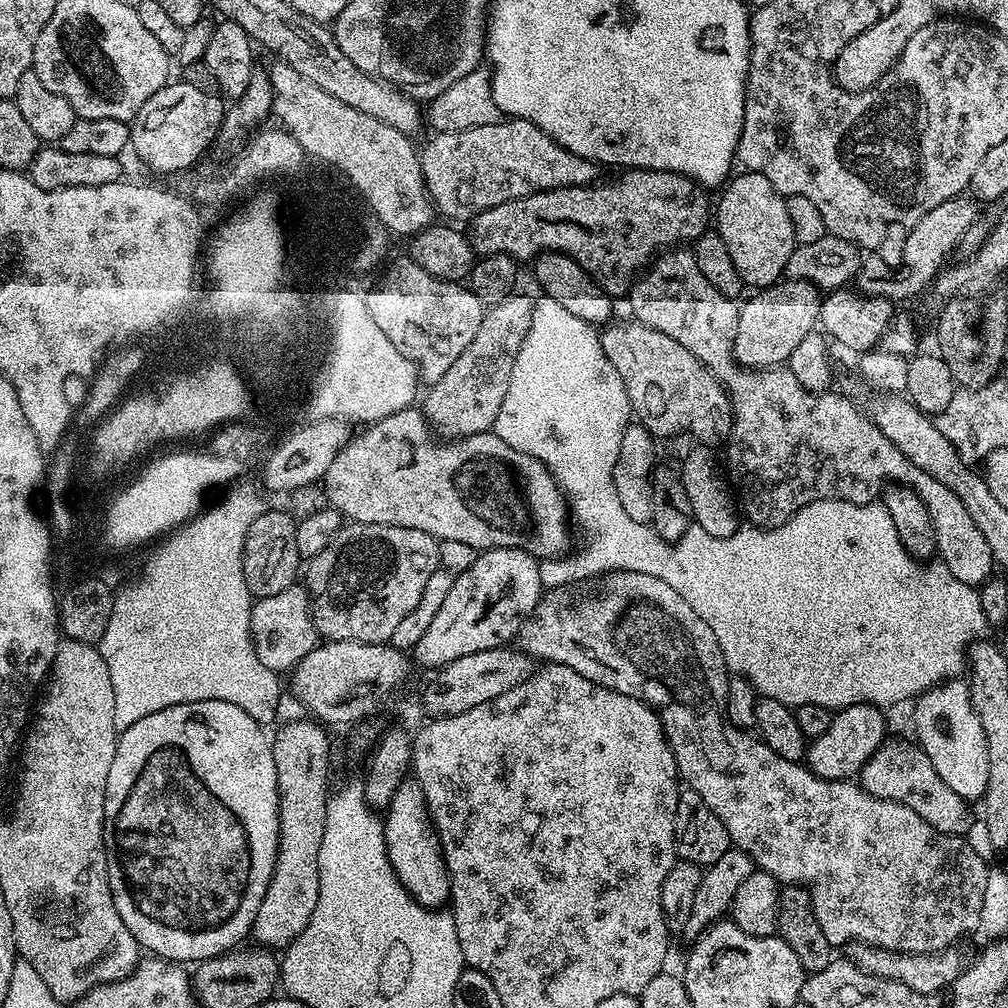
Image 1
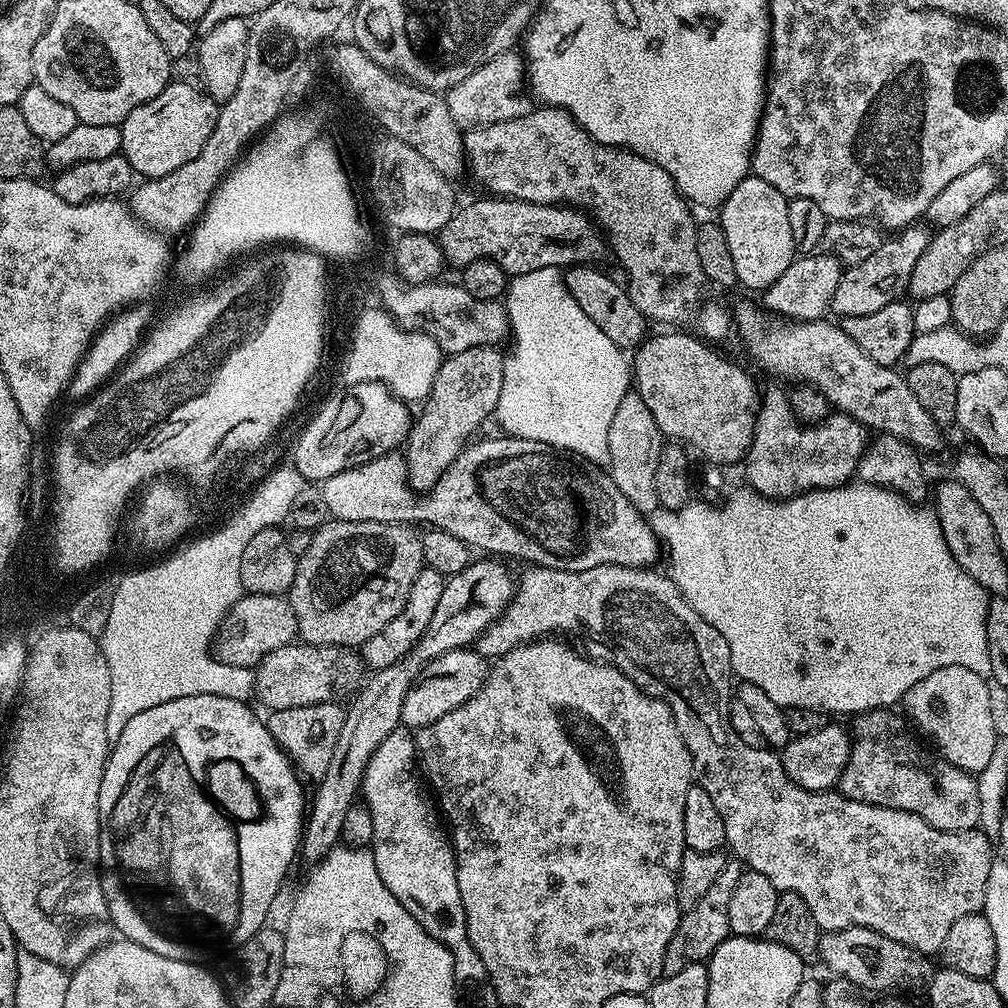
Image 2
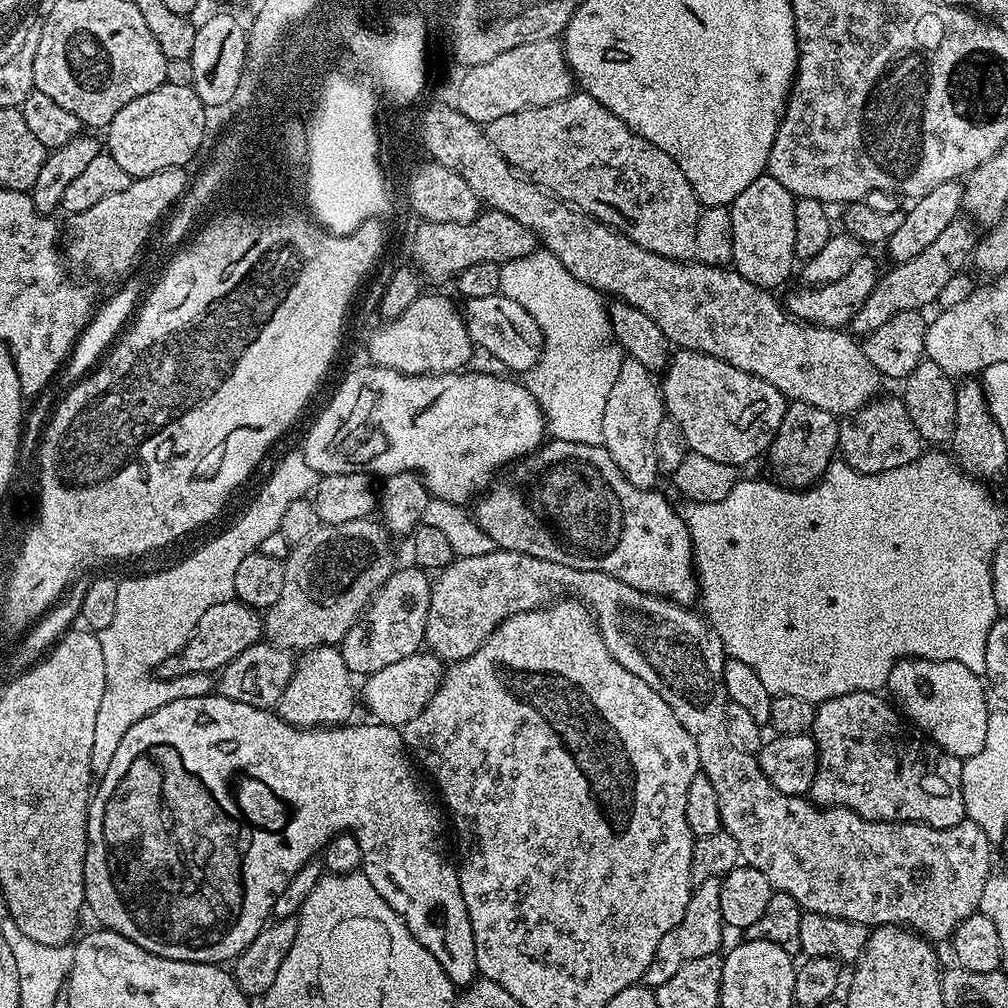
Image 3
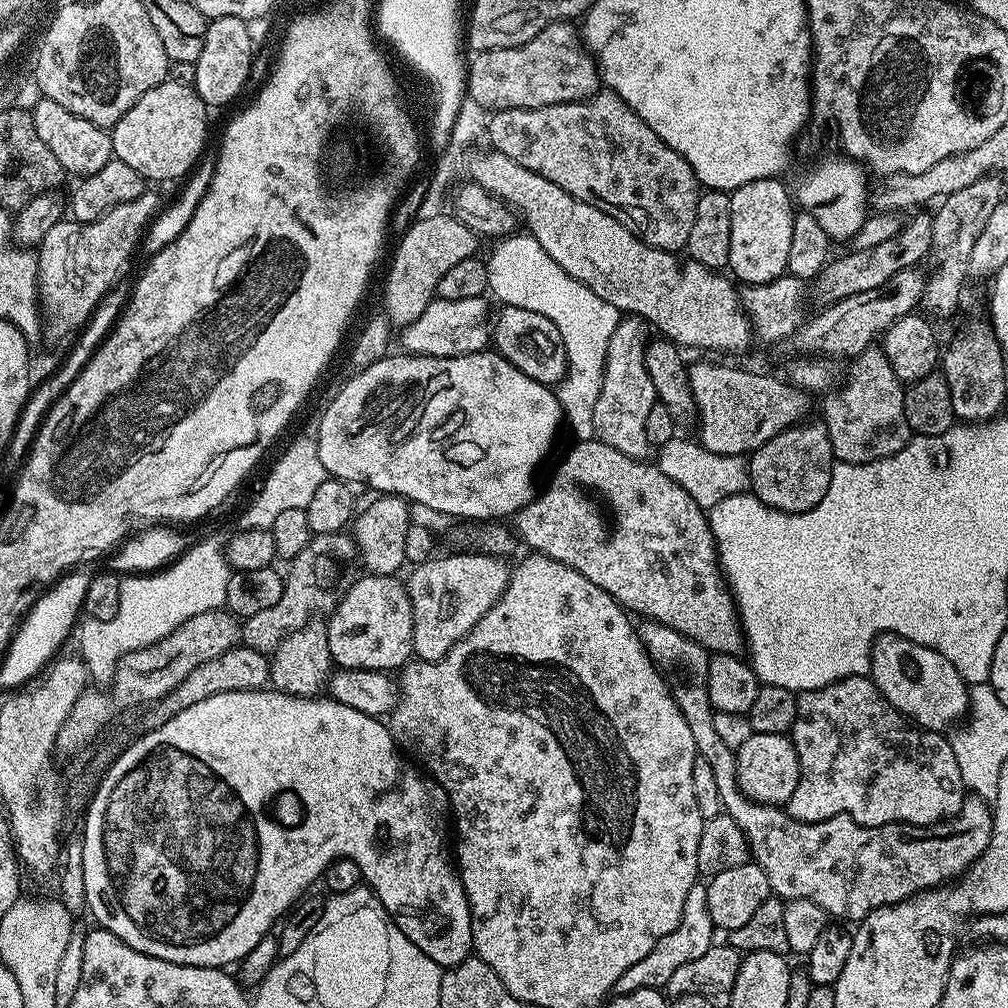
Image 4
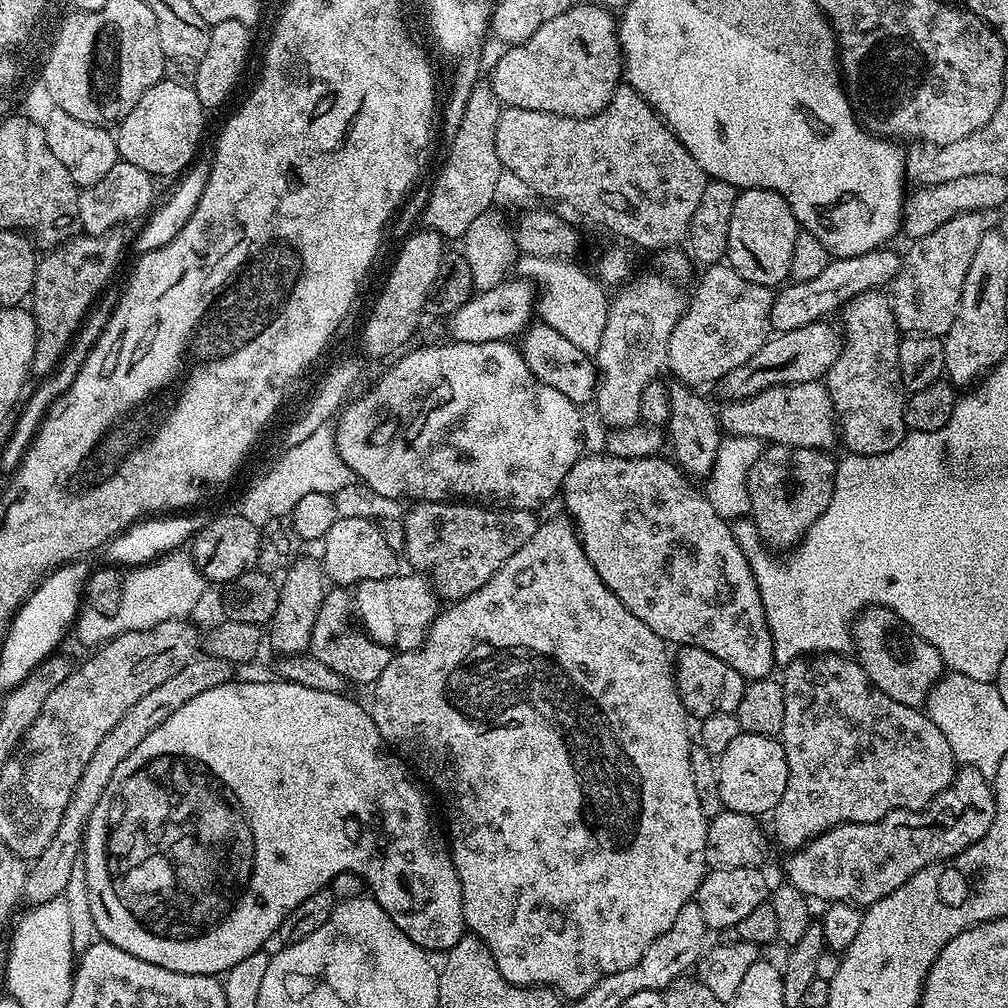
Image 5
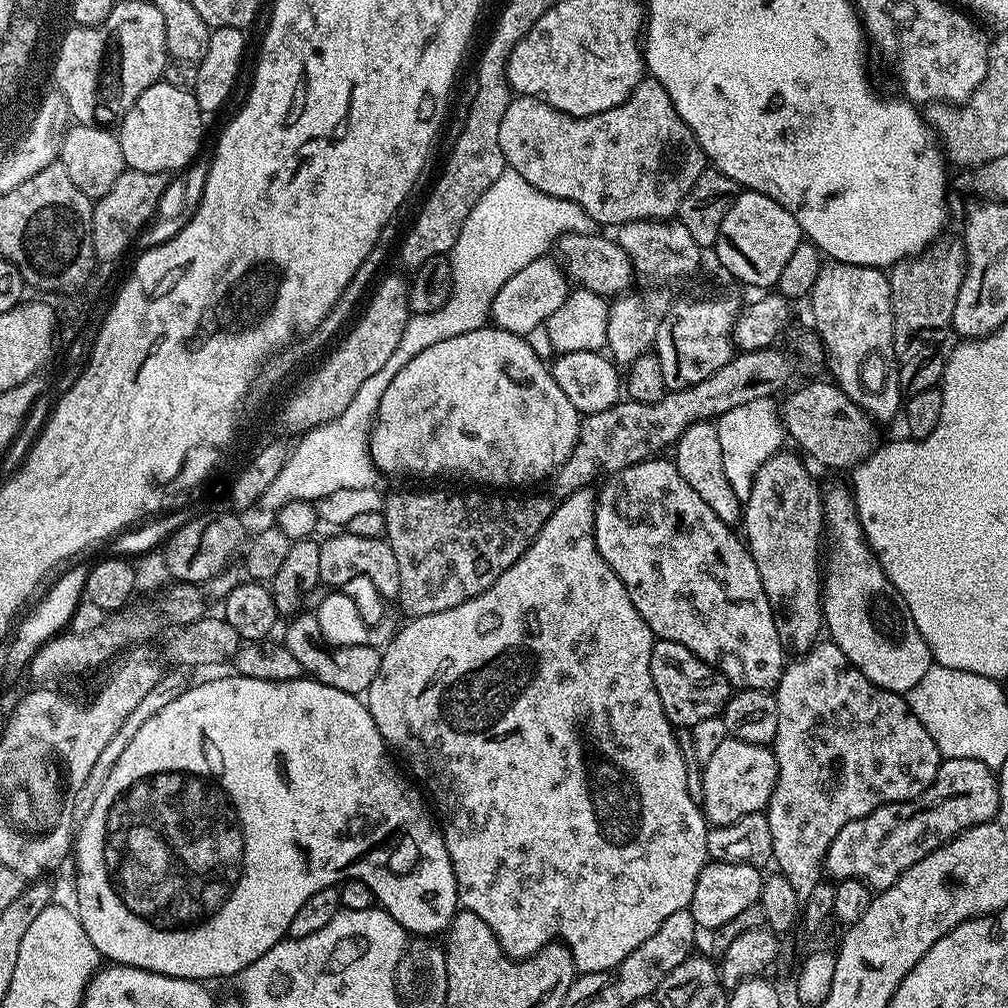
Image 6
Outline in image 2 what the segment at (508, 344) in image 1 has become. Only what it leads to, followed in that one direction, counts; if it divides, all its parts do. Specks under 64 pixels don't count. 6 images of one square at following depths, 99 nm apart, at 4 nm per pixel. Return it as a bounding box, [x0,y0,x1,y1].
[406,347,505,494]

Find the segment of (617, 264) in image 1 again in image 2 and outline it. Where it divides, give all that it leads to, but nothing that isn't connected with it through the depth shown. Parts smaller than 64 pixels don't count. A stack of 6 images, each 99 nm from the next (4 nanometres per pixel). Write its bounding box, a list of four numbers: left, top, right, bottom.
[438,198,606,277]

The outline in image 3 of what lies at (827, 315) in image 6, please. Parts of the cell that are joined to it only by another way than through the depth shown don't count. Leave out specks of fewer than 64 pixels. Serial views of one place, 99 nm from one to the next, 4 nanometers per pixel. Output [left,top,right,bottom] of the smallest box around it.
[839,396,922,474]

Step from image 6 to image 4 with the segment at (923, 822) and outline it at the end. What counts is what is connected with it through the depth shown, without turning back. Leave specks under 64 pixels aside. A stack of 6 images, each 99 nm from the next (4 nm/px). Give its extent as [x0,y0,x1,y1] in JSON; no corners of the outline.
[638,619,994,922]

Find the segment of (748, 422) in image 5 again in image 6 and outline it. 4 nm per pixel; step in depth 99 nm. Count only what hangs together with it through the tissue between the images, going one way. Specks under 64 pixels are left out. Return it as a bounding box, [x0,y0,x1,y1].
[779,380,878,470]

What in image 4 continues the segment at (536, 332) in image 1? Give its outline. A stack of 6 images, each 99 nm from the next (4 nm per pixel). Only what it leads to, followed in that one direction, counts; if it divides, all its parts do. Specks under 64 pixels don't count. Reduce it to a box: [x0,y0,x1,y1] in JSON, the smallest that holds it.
[486,233,622,441]

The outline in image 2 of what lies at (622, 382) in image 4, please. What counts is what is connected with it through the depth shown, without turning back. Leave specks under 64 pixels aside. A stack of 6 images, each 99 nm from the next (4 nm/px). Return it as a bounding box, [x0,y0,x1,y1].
[606,391,662,514]

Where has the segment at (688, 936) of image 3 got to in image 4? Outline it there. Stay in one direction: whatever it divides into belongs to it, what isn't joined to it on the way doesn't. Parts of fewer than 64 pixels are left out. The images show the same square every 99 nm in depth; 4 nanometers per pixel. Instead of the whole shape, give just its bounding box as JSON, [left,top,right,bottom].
[614,882,716,996]

